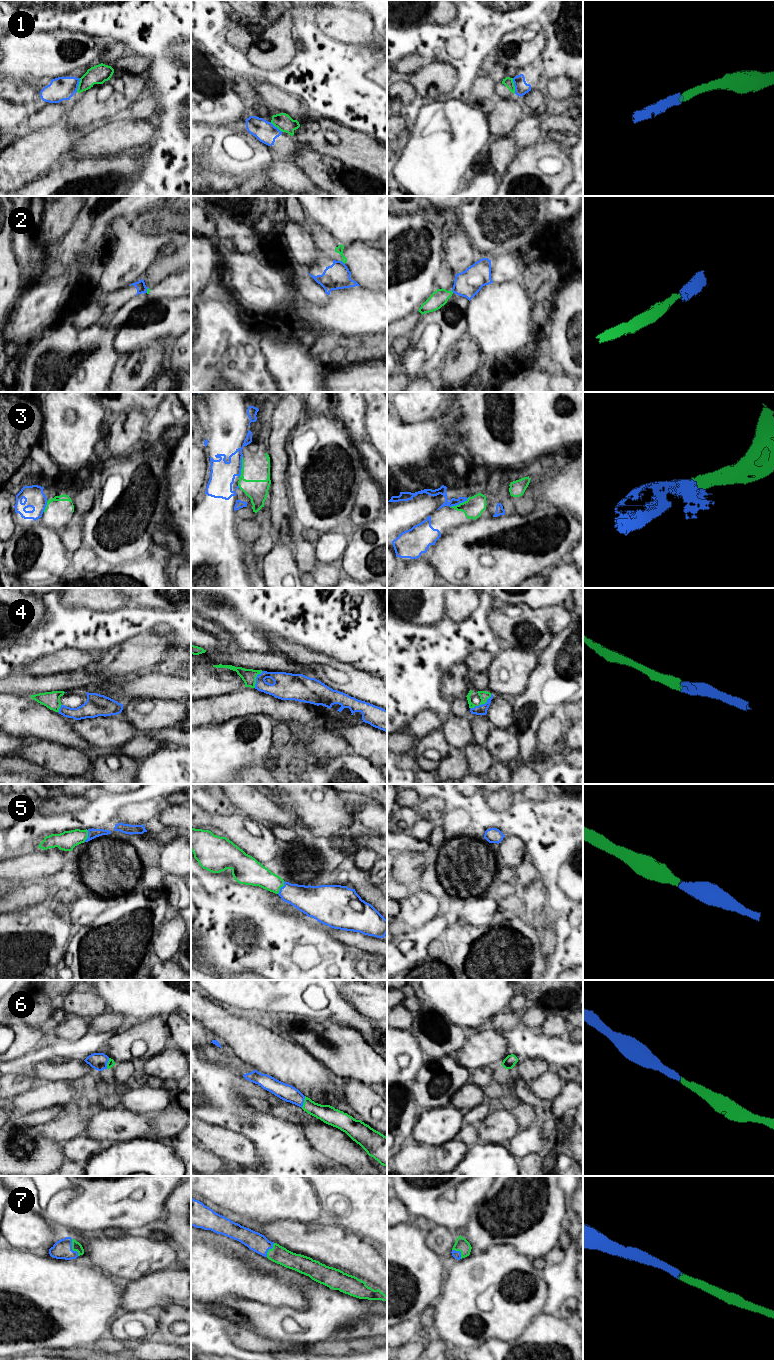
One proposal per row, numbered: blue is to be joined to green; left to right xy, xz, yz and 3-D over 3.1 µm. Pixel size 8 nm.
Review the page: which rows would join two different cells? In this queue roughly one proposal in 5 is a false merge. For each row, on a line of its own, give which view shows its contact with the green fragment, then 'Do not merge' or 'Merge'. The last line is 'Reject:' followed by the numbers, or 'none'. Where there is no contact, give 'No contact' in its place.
1: Touches green in yz. Do not merge
2: Touches green in xz. Do not merge
3: Touches green in xz. Merge
4: Touches green in yz. Merge
5: Touches green in xz. Merge
6: Touches green in xz. Merge
7: Touches green in xy. Merge
Reject: 1, 2

